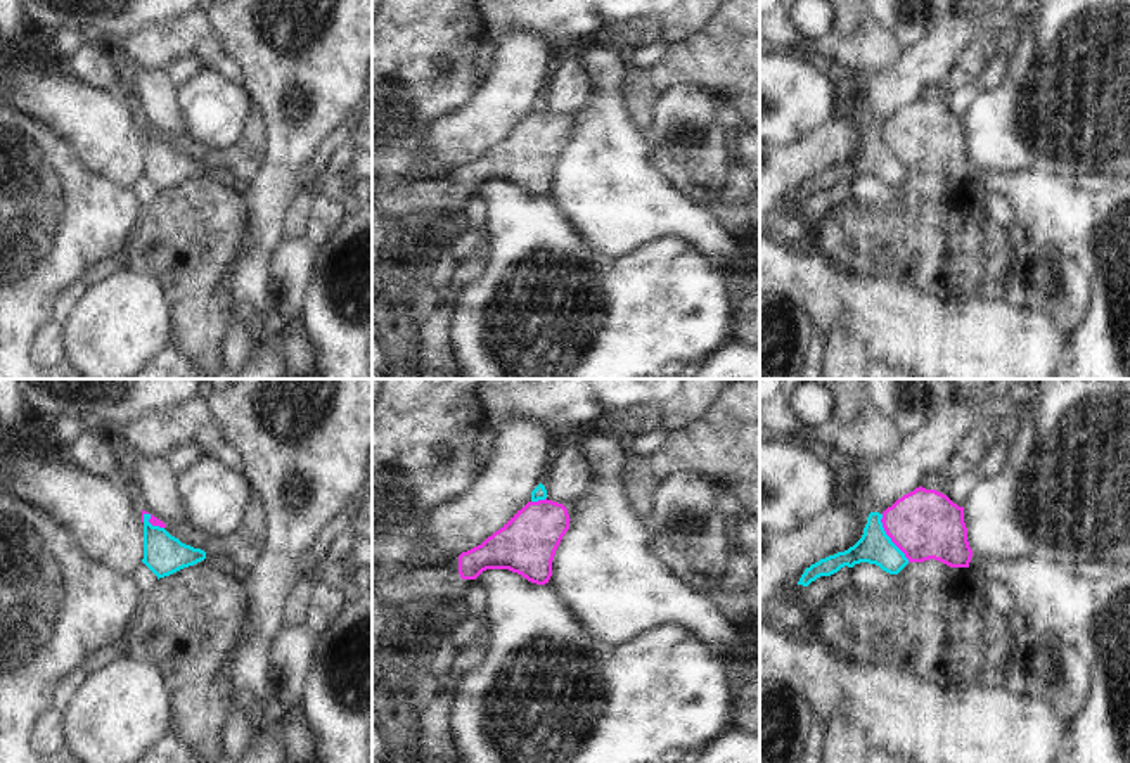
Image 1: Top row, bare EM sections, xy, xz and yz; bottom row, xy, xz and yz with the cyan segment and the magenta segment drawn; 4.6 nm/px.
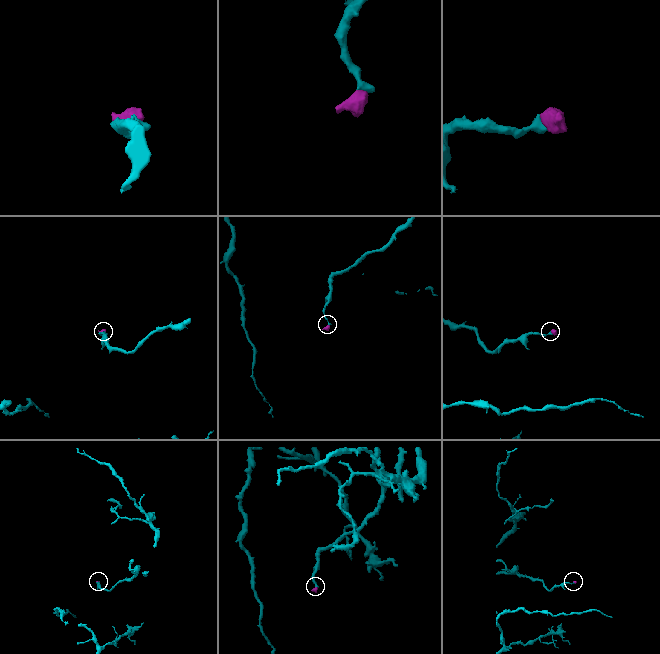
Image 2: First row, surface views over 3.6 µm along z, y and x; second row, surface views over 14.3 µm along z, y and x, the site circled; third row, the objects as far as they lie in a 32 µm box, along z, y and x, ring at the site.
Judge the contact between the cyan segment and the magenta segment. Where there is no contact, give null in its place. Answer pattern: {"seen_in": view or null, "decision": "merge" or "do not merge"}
{"seen_in": "yz", "decision": "do not merge"}

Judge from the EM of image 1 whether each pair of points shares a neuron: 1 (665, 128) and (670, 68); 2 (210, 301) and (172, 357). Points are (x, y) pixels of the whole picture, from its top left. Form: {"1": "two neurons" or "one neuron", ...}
{"1": "two neurons", "2": "two neurons"}

